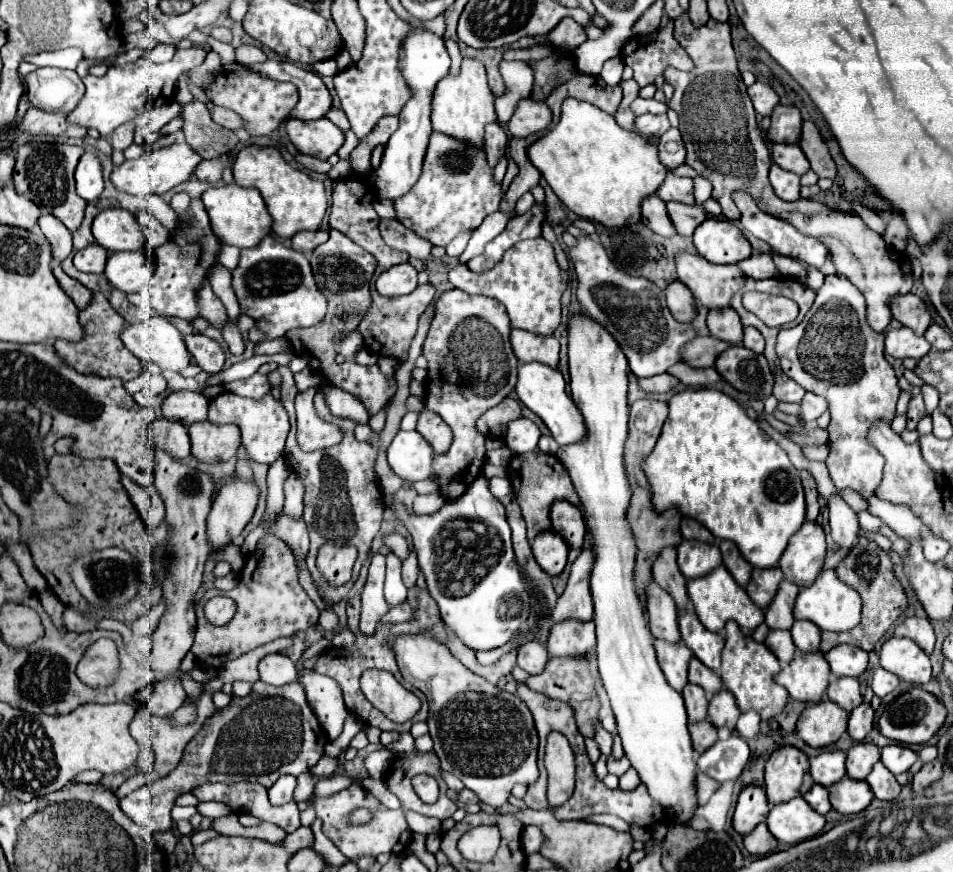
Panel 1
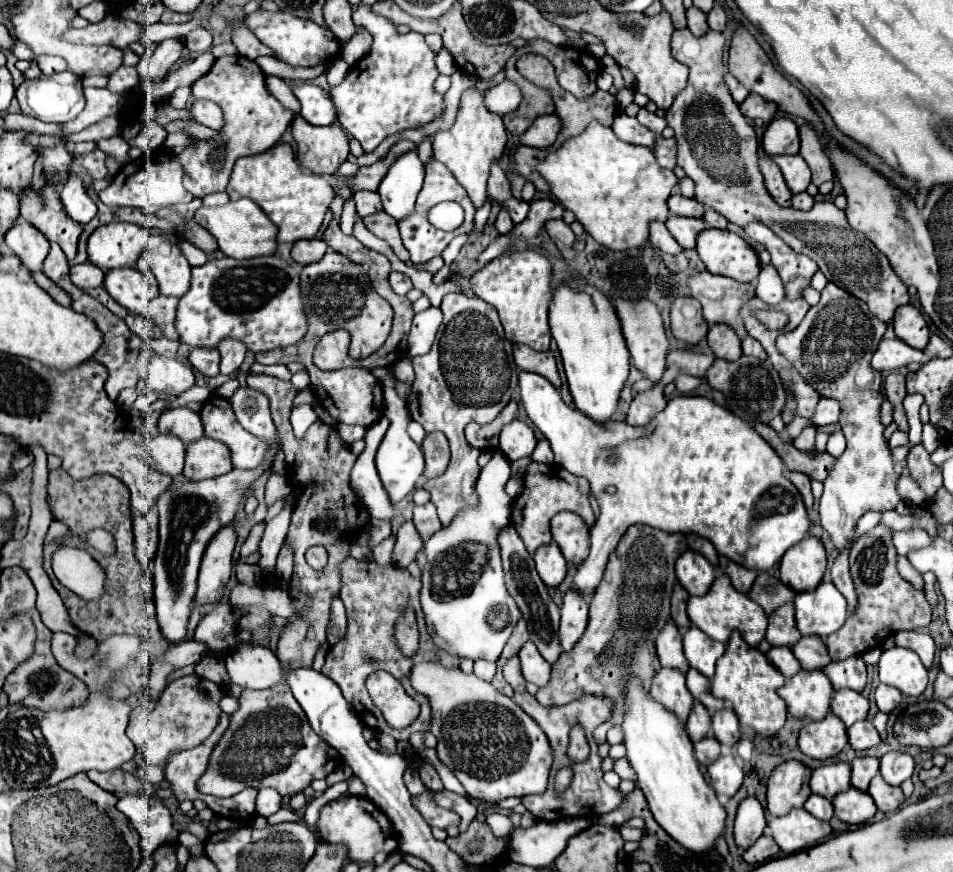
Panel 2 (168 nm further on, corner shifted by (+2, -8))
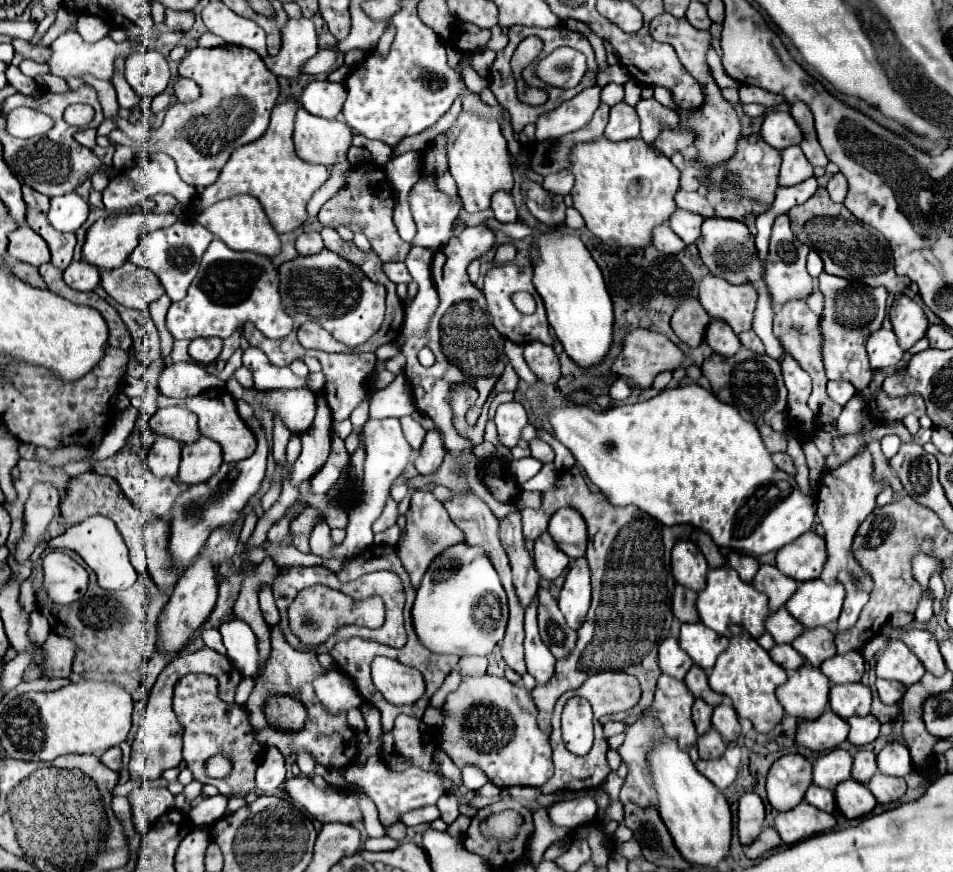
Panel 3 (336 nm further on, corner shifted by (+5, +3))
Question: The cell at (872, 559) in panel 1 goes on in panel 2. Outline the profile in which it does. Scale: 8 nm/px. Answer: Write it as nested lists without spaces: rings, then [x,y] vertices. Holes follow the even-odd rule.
[[[876,525],[854,543],[850,551],[850,573],[856,587],[858,605],[844,623],[842,631],[828,635],[824,641],[832,661],[862,655],[868,649],[880,647],[888,635],[894,635],[902,629],[926,629],[930,625],[930,603],[896,571],[896,549],[892,545],[888,527]]]

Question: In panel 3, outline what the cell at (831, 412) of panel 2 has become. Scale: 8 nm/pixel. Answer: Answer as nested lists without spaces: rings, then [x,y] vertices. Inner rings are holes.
[[[829,380],[827,392],[829,392],[829,396],[831,396],[837,404],[843,404],[843,406],[845,406],[845,404],[849,402],[849,398],[855,394],[855,388],[853,388],[851,382],[847,382],[847,380],[841,380],[841,382]]]

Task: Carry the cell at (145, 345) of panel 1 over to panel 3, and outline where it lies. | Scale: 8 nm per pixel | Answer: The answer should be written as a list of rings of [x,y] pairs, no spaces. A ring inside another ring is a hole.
[[[175,362],[163,368],[159,376],[159,392],[169,398],[197,396],[209,388],[225,386],[225,382],[195,362]]]

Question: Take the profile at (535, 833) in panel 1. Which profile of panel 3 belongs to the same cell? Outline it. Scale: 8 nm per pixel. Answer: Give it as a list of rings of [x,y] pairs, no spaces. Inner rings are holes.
[[[587,790],[583,796],[575,798],[575,800],[567,800],[567,802],[557,802],[555,806],[547,808],[553,824],[557,826],[565,826],[565,828],[579,828],[585,826],[593,820],[593,816],[597,814],[597,800],[595,794],[597,790]]]

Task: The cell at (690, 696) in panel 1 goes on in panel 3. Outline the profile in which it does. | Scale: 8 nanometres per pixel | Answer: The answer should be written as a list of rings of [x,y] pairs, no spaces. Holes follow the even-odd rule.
[[[695,700],[695,704],[693,704],[693,722],[695,722],[695,728],[697,728],[699,736],[703,736],[711,730],[711,712],[713,712],[713,708],[707,702]]]

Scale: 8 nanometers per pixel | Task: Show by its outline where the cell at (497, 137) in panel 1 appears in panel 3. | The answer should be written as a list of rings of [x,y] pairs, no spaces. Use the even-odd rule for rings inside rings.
[[[497,192],[497,196],[491,202],[491,208],[499,222],[517,222],[517,210],[515,210],[511,194]]]

